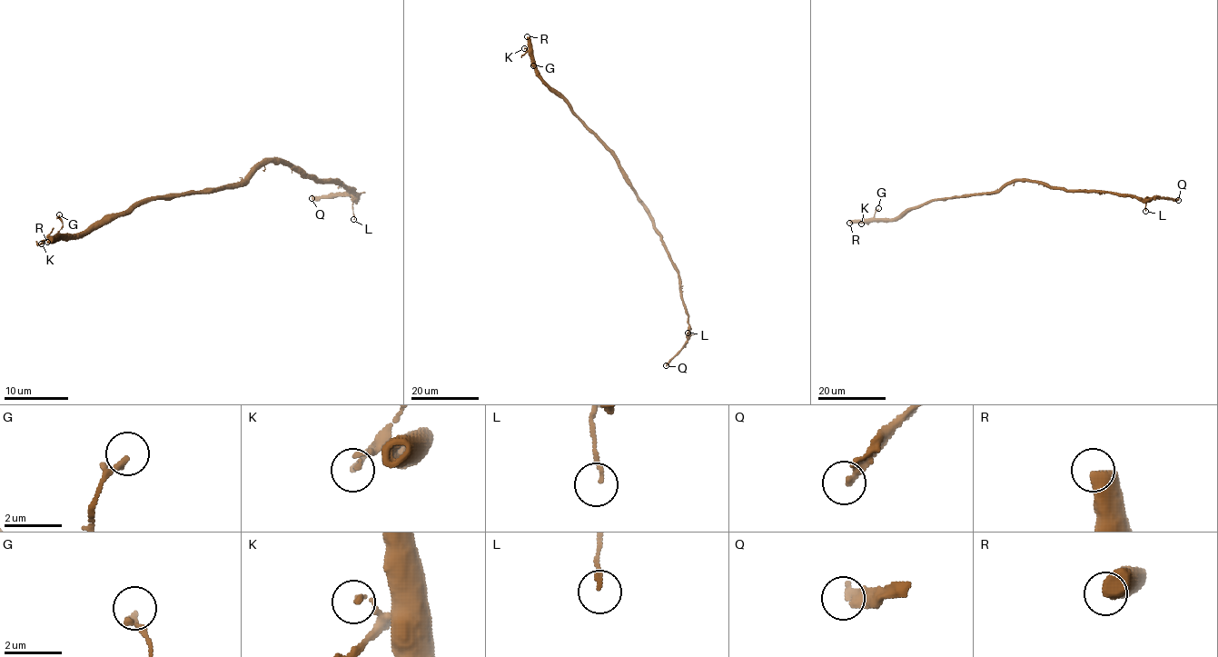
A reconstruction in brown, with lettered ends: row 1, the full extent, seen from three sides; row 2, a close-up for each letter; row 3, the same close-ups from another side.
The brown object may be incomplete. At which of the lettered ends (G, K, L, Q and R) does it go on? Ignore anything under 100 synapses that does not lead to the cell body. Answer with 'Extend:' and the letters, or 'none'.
Extend: Q

